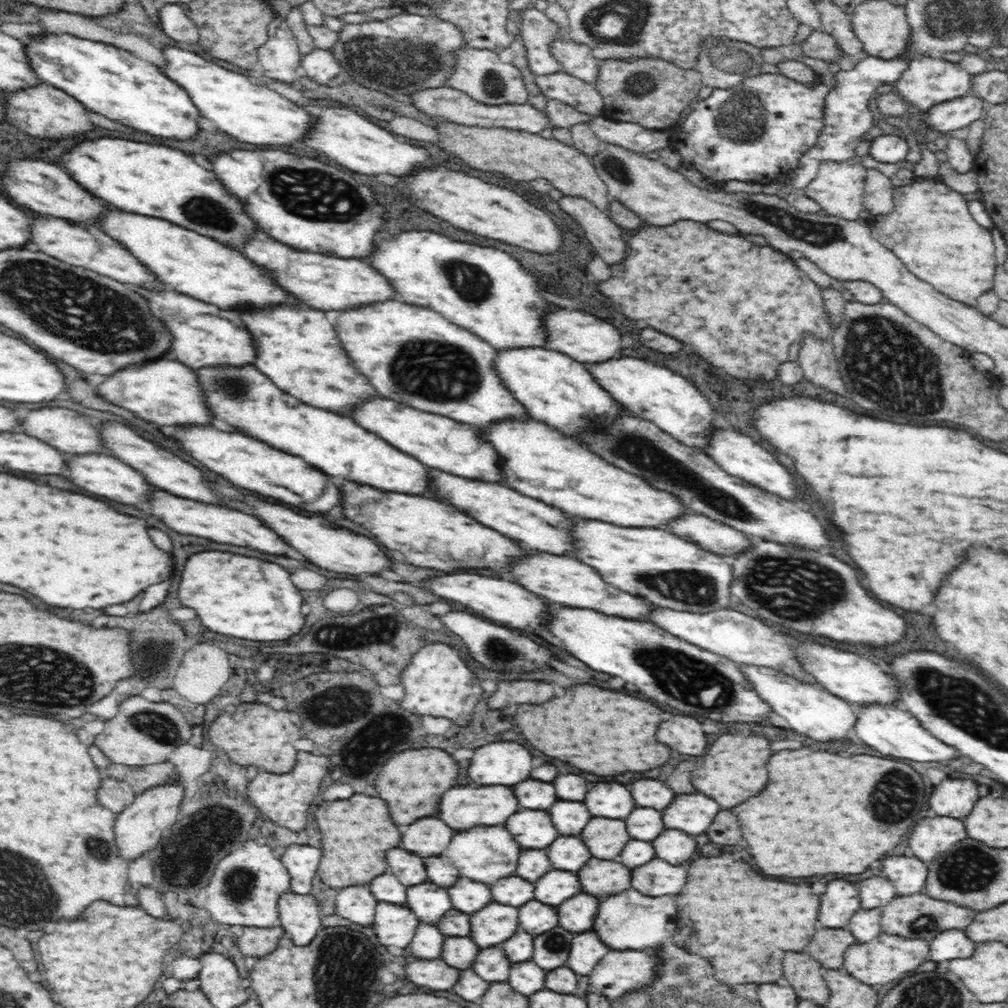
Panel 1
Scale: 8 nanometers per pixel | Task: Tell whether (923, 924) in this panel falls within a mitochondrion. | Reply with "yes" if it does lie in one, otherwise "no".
yes

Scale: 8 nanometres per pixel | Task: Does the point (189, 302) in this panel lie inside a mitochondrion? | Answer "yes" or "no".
no

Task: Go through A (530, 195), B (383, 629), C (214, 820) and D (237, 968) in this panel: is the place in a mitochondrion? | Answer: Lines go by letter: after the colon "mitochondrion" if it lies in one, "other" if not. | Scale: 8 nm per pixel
A: other
B: mitochondrion
C: mitochondrion
D: other

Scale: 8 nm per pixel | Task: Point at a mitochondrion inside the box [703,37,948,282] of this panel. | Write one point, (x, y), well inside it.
(745, 117)

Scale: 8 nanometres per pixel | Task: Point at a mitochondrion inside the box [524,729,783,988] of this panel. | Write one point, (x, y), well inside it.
(555, 944)

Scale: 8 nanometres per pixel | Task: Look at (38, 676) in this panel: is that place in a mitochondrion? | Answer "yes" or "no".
yes

